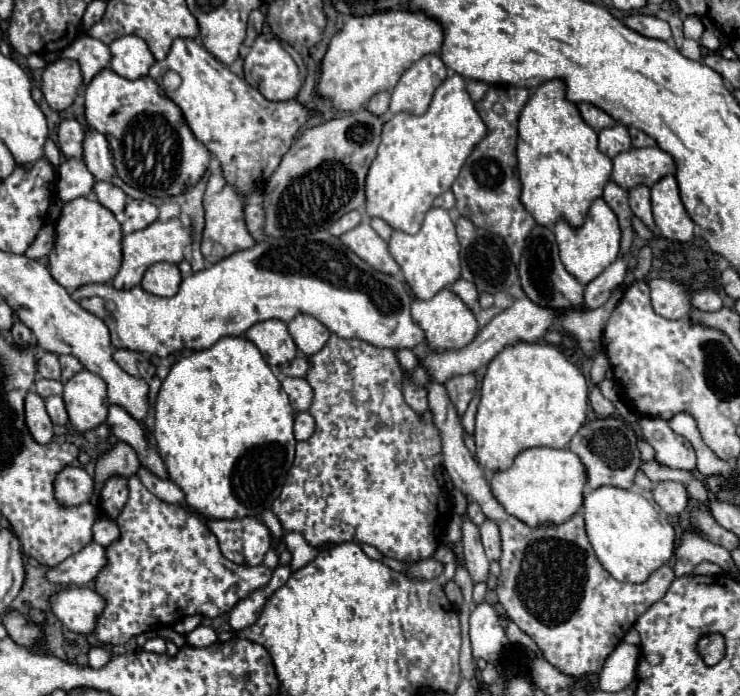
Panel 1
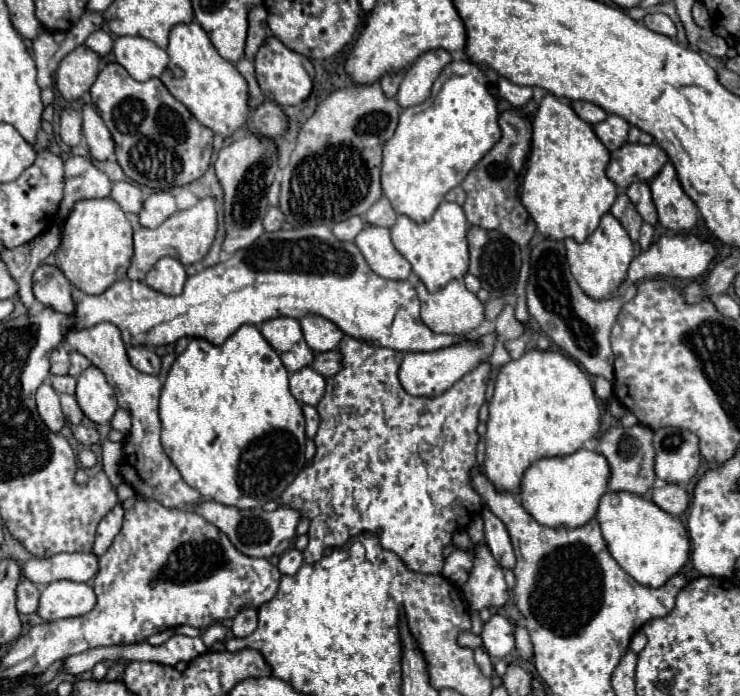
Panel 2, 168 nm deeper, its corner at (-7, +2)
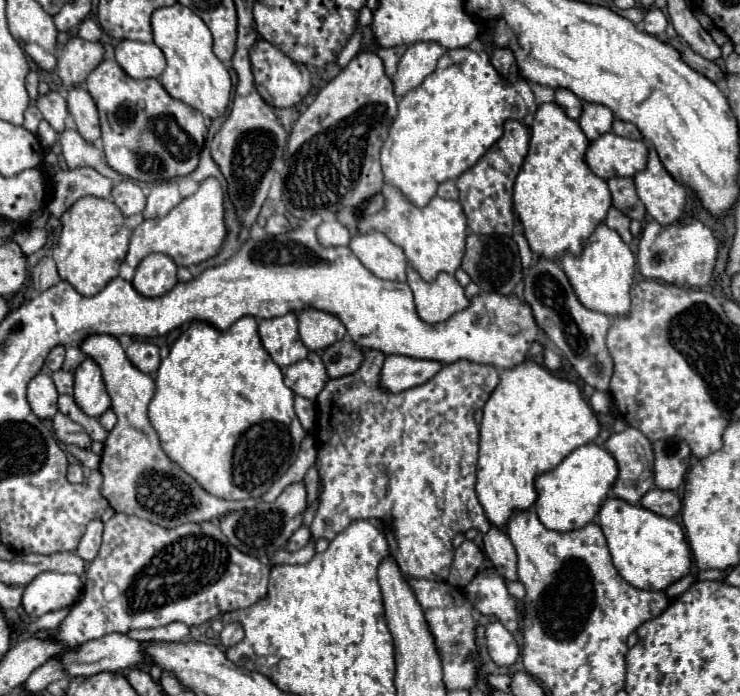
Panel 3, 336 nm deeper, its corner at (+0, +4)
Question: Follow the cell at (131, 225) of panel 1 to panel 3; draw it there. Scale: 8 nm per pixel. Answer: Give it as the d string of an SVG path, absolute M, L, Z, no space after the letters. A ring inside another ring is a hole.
M172 182L154 186L146 198L146 208L142 212L144 218L162 218L166 216L178 202L182 200L178 186Z

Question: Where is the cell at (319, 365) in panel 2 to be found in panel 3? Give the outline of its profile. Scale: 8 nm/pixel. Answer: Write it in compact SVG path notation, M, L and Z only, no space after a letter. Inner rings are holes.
M338 340L332 346L328 346L322 352L322 362L326 366L326 372L330 378L338 378L350 372L358 370L358 364L362 362L360 348L352 344L352 340Z

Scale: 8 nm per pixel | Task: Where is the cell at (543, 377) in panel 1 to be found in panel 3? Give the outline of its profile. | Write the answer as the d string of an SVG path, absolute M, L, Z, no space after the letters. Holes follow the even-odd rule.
M524 360L514 368L502 370L500 382L496 390L490 394L482 412L484 418L480 422L480 456L478 456L476 492L486 512L486 518L494 526L504 530L514 510L528 510L534 504L536 500L534 478L542 472L556 468L578 446L592 442L598 436L600 426L590 404L582 396L580 388L574 382L554 374L552 370L544 368L534 360Z

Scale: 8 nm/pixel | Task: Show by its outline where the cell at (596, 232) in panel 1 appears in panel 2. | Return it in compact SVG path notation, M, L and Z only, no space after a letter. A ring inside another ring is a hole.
M605 214L601 218L599 228L583 244L577 244L575 240L565 240L565 248L567 248L567 262L571 266L571 274L573 278L577 278L577 284L581 286L581 290L589 294L589 298L615 296L621 290L627 278L629 264L635 256L629 234L613 214Z

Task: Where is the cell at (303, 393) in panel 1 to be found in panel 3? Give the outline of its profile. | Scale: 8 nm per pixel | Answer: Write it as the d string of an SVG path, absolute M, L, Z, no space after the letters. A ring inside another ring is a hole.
M310 352L306 360L300 360L298 364L292 364L284 372L284 384L298 396L314 400L318 392L324 388L328 376L326 368L316 352Z

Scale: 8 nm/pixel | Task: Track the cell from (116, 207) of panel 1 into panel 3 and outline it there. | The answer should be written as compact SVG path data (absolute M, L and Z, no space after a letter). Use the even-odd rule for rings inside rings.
M122 180L122 182L114 184L112 198L114 198L114 204L120 208L120 212L124 216L140 214L146 206L146 196L142 194L140 186L132 180Z

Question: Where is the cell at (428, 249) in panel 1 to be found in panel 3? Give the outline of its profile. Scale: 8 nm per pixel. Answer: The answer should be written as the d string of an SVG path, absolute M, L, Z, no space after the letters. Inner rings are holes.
M384 186L382 194L386 196L382 212L372 216L358 214L356 232L368 234L378 230L386 234L396 246L404 250L408 262L422 276L424 282L434 282L440 272L454 274L461 266L466 248L466 216L462 212L460 202L434 196L426 208L416 208L396 188Z

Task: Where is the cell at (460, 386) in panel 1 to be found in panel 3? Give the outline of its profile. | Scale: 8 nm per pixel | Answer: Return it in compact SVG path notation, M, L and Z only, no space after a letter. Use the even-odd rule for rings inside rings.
M362 350L364 354L364 360L360 364L360 368L354 372L354 374L346 374L346 376L340 376L340 378L330 378L324 386L324 390L318 394L316 398L316 404L318 404L318 430L320 430L320 450L318 450L318 458L316 458L316 470L318 470L318 476L320 476L320 486L322 486L322 494L320 494L320 504L318 504L318 510L316 510L316 516L314 516L314 522L310 526L310 542L300 548L298 552L286 552L286 550L280 550L276 552L272 558L270 558L270 564L306 564L312 560L312 556L316 554L314 550L314 544L316 540L320 538L326 538L326 540L332 540L336 534L340 534L346 526L350 526L354 520L372 520L372 522L388 522L384 526L384 534L386 534L386 540L390 544L390 554L394 556L398 568L402 570L402 574L406 576L412 576L412 578L428 578L428 580L436 580L436 582L442 582L448 578L448 570L450 570L450 564L452 564L452 556L454 556L454 548L452 548L452 538L454 534L458 532L466 532L471 528L480 530L480 532L486 532L490 528L490 522L488 518L484 516L484 508L482 504L478 502L478 494L476 494L476 460L478 460L478 426L472 418L472 406L476 406L478 402L484 404L490 396L490 392L496 388L498 384L498 370L490 364L476 364L476 362L468 362L468 360L458 360L458 362L452 362L452 364L446 364L442 366L442 370L432 378L428 380L426 384L418 386L418 388L412 388L408 392L400 392L400 394L394 394L386 388L382 388L380 384L380 368L384 364L384 352L380 350Z

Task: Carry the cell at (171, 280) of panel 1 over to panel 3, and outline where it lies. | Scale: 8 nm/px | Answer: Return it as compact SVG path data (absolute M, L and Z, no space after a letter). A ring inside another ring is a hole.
M148 254L138 264L132 280L134 288L148 298L156 298L170 292L176 282L176 264L166 254Z

